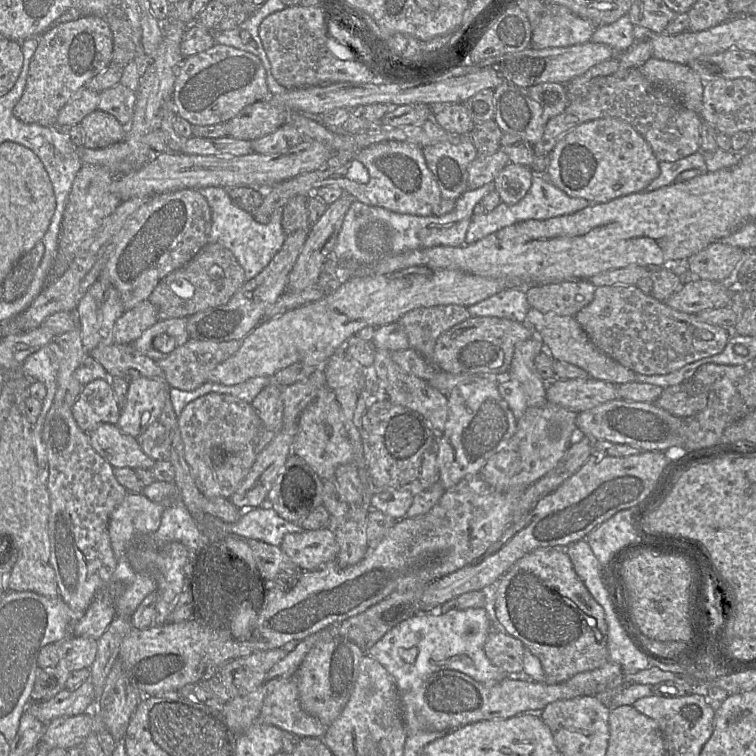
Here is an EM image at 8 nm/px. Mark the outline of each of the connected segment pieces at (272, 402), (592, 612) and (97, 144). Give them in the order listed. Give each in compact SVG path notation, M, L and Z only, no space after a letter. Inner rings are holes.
M272 382L251 402L256 414L268 430L279 432L283 427L282 387Z
M541 548L519 559L496 583L492 620L498 621L506 633L522 641L540 660L547 684L565 682L578 673L597 669L610 661L604 610L575 572L566 548Z
M96 110L79 123L84 131L83 146L90 149L105 148L124 140L127 127L113 115Z

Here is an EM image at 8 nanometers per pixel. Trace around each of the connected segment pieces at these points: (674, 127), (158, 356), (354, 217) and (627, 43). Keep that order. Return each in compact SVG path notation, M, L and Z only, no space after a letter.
M634 70L623 79L617 79L613 75L592 78L584 98L571 100L561 114L547 122L541 140L533 145L535 154L550 154L557 142L571 129L584 122L604 117L615 117L629 123L648 142L658 161L674 162L700 151L700 114L685 108L668 88L652 83L639 70Z
M187 317L161 319L132 343L141 354L159 361L169 356L176 348L190 339Z
M493 182L475 190L467 190L455 200L455 208L441 216L401 214L355 200L344 217L332 256L337 263L350 260L371 265L387 256L407 250L466 245L465 237L473 217L474 207L485 195L494 190Z
M626 14L611 24L596 27L590 42L606 44L617 55L622 54L635 43L633 27Z

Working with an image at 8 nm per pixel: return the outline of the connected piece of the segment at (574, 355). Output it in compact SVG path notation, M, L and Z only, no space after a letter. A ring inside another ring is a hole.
M531 307L524 323L533 328L534 333L540 336L546 351L554 360L578 366L588 372L590 377L615 385L635 381L636 373L600 351L591 342L574 316L561 316L553 312L543 313Z

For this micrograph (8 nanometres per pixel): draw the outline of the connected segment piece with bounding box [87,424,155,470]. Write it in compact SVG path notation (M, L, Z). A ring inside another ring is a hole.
M101 424L87 434L92 448L113 468L151 470L155 463L143 452L137 438L124 433L118 425Z

